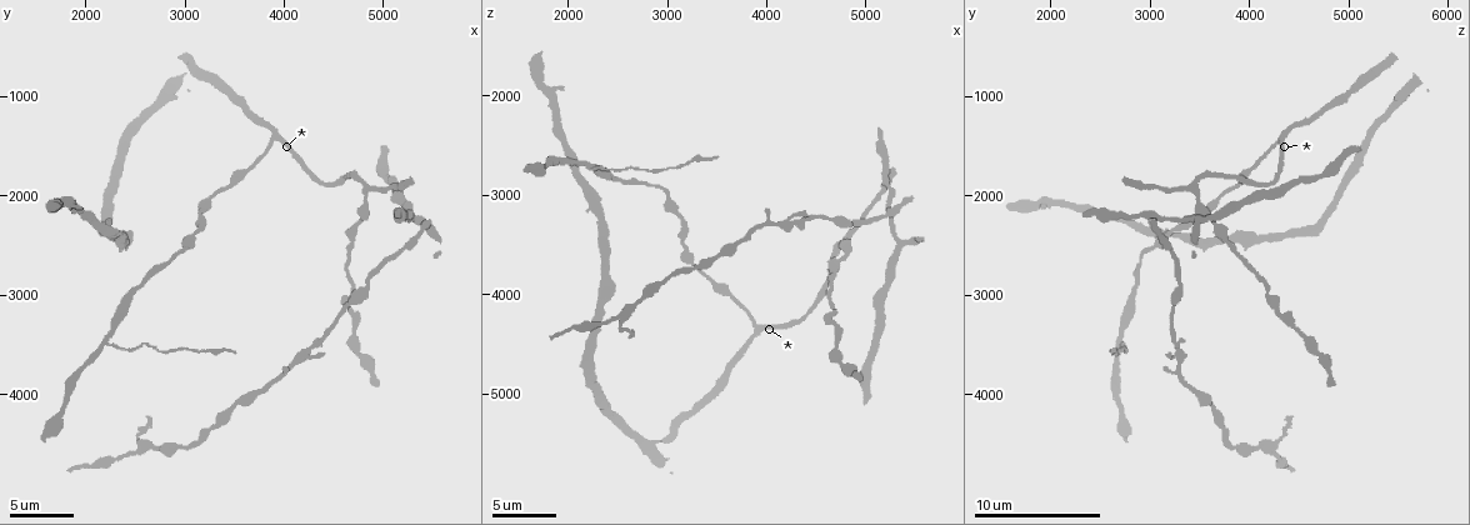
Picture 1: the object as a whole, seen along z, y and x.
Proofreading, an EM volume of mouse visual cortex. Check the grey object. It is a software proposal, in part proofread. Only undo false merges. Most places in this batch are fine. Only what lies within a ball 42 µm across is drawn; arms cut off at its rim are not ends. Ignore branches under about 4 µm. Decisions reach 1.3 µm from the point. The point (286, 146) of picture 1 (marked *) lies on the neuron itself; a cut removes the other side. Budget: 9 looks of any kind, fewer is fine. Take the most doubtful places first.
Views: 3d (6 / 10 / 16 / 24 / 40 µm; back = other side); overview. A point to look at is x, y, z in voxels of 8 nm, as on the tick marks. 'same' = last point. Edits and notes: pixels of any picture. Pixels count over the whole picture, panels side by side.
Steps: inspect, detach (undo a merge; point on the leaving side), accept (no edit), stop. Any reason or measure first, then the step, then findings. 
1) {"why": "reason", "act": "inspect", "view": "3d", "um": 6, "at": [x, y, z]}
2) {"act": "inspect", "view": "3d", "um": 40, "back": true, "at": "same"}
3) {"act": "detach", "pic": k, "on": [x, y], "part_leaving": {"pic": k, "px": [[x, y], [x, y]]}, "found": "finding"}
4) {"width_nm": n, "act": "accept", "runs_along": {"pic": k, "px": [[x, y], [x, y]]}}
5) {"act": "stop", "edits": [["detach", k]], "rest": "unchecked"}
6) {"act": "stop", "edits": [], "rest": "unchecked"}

{"why": "three-way junction", "act": "inspect", "view": "3d", "um": 10, "at": [2220, 3460, 2720]}

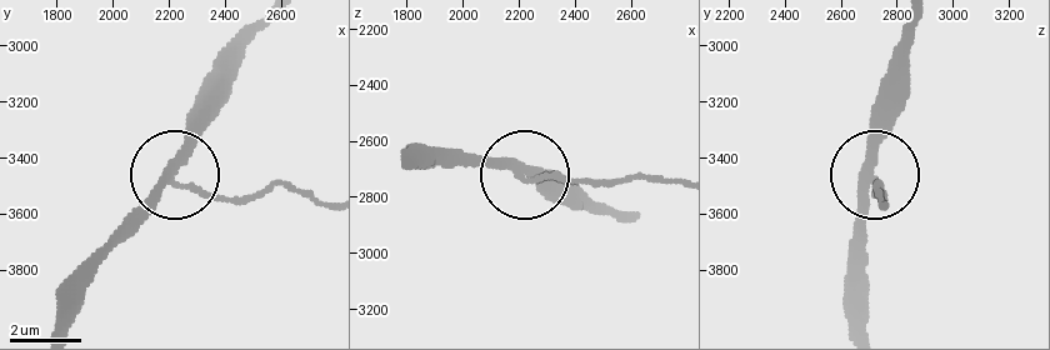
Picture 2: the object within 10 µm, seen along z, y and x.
{"arms": 3, "act": "detach", "pic": 2, "on": [218, 195], "part_leaving": {"pic": 2, "px": [[524, 176], [673, 180]]}, "found": "two neurons meet here"}

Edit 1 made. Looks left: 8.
{"act": "inspect", "view": "3d", "um": 10, "at": [3860, 1420, 4300]}

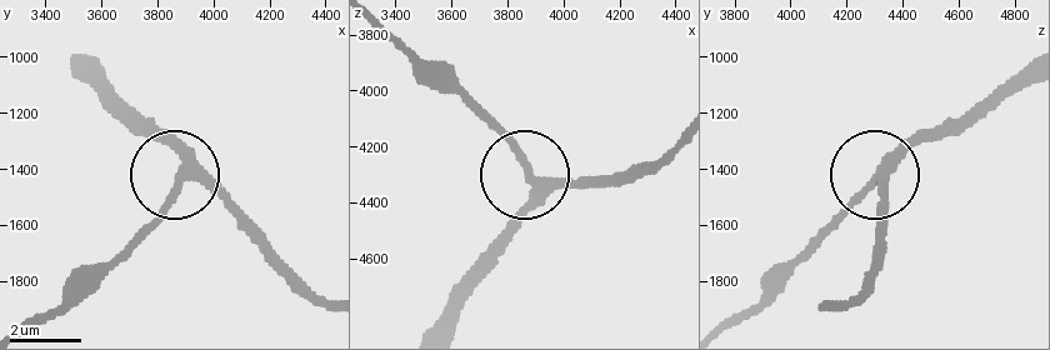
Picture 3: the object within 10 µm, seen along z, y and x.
{"act": "accept", "runs_along": {"pic": 3, "px": [[889, 196], [876, 179], [868, 181], [801, 250]]}, "found": "continuous, no second neuron"}

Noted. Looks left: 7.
{"why": "branch point", "act": "inspect", "view": "3d", "um": 6, "at": [4840, 1940, 3420]}

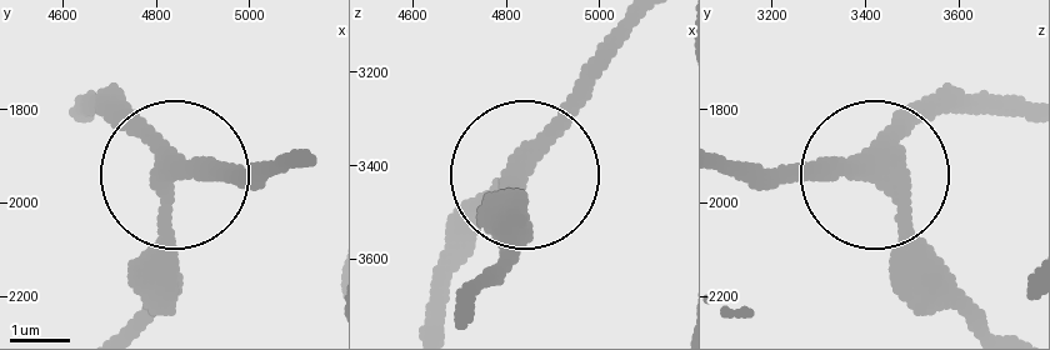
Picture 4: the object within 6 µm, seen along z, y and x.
{"arms": 3, "act": "accept", "runs_along": {"pic": 4, "px": [[430, 325], [435, 265], [515, 180], [520, 260]]}, "found": "all the same neuron"}

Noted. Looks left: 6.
{"act": "inspect", "view": "3d", "um": 10, "at": [2980, 4560, 3840]}

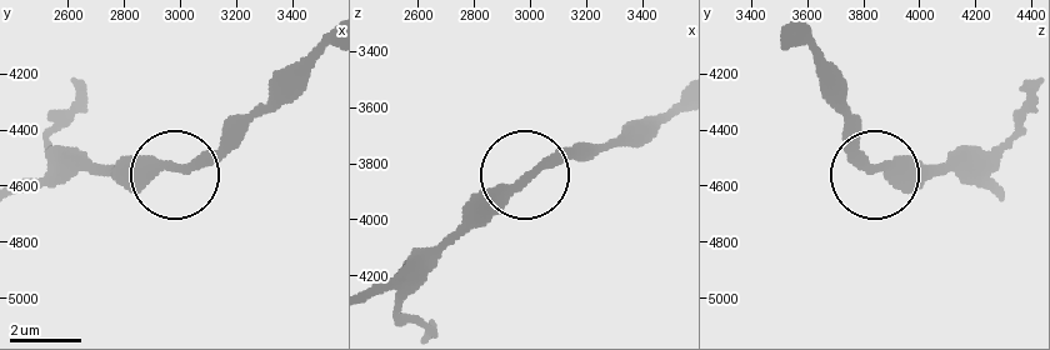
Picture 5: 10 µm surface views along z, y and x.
{"act": "inspect", "view": "3d", "um": 10, "back": true, "at": [2970, 4540, 3860]}

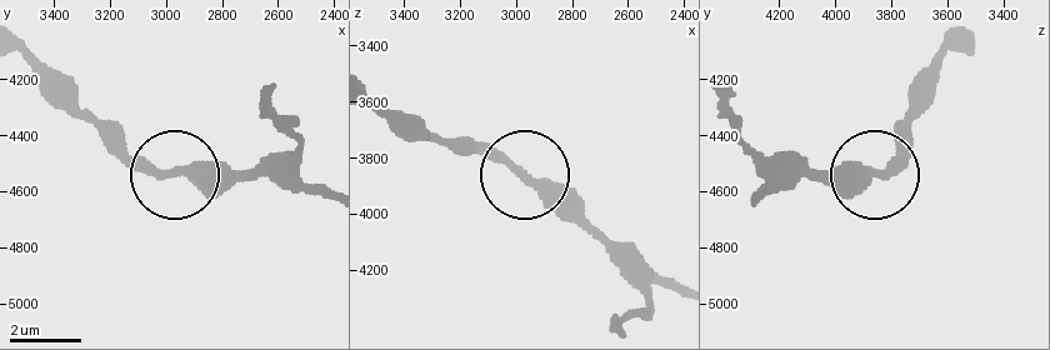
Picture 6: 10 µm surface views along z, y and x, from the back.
{"width_nm": 270, "act": "accept", "runs_along": {"pic": 6, "px": [[953, 51], [910, 105], [905, 141], [875, 174], [811, 178]]}, "found": "all the same neuron"}

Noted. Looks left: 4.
{"act": "stop", "edits": [["detach", 2]], "rest": "unchecked"}

